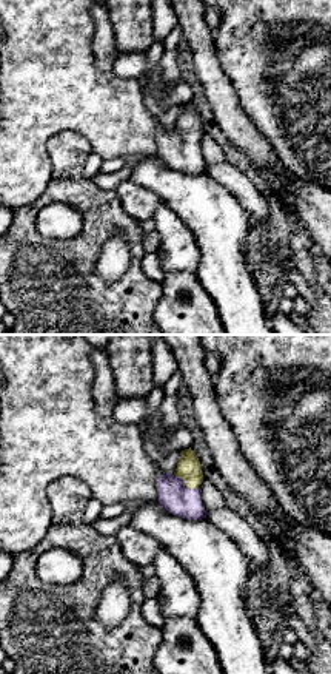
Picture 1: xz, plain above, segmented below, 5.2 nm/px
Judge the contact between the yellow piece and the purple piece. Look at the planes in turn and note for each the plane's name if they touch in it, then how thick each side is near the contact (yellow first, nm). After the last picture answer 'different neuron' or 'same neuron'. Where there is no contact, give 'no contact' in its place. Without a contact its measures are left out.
xz | 120/160 nm

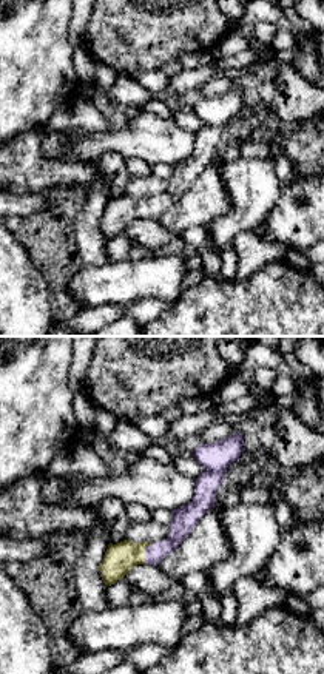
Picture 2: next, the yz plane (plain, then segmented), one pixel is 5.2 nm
yz | 160/120 nm

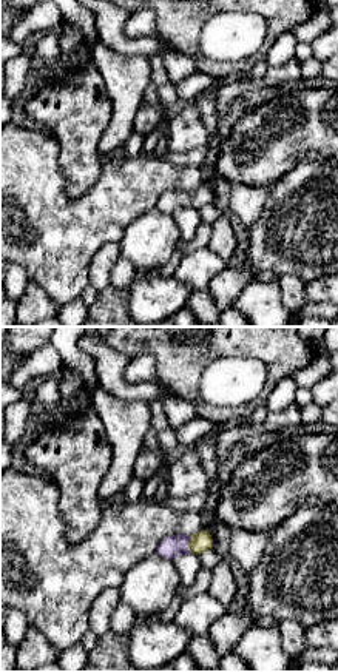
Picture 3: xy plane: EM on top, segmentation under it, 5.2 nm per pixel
xy | 110/120 nm

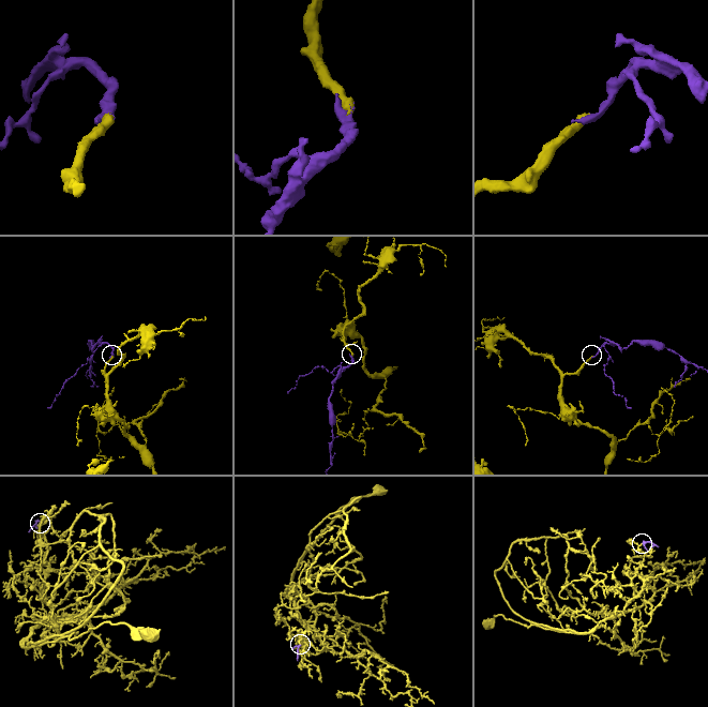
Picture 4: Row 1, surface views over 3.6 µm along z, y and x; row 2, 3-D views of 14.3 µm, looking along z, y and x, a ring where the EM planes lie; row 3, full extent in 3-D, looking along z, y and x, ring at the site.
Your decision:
same neuron

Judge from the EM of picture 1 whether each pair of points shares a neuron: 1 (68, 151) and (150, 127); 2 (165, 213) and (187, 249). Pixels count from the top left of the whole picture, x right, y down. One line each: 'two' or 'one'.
1: two
2: one

